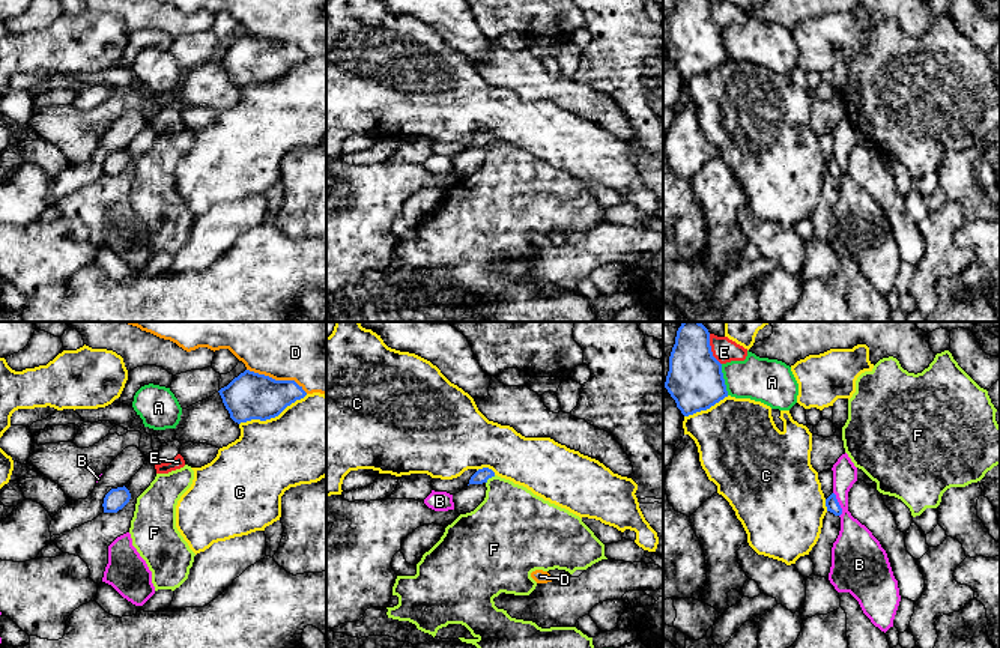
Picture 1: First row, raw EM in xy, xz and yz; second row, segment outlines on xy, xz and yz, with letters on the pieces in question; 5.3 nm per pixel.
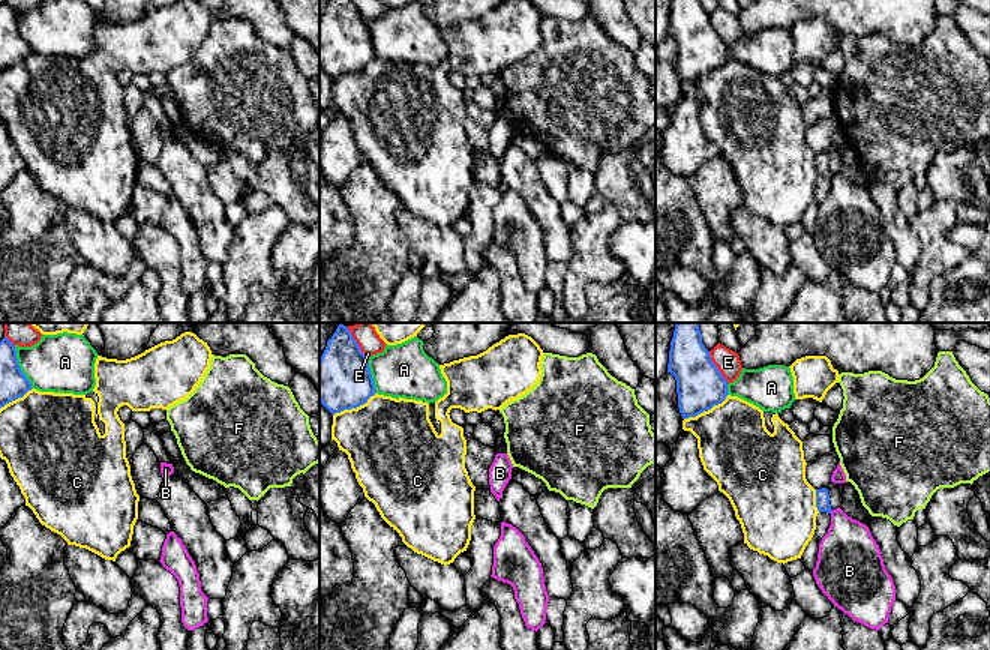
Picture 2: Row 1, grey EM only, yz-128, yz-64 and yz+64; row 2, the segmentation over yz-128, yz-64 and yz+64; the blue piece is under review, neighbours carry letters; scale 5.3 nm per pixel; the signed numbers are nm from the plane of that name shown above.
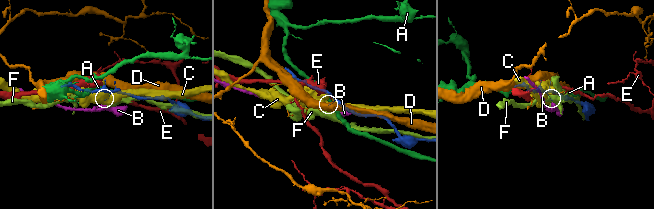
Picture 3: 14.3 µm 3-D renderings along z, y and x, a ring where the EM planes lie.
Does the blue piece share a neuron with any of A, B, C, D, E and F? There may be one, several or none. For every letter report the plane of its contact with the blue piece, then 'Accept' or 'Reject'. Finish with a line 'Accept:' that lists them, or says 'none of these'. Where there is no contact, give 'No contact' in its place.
A: Touches blue in yz. Reject
B: Touches blue in yz. Reject
C: Touches blue in xy. Reject
D: Touches blue in xy. Reject
E: Touches blue in yz. Reject
F: Touches blue in xz. Reject
Accept: none of these

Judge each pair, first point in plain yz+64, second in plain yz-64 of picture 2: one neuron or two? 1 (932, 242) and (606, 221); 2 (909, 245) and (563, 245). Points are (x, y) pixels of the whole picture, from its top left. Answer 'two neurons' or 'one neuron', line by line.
1: one neuron
2: one neuron

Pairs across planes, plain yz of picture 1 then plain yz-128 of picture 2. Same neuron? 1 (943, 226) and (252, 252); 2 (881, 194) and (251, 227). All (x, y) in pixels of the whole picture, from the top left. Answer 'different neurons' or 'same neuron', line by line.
1: same neuron
2: different neurons

